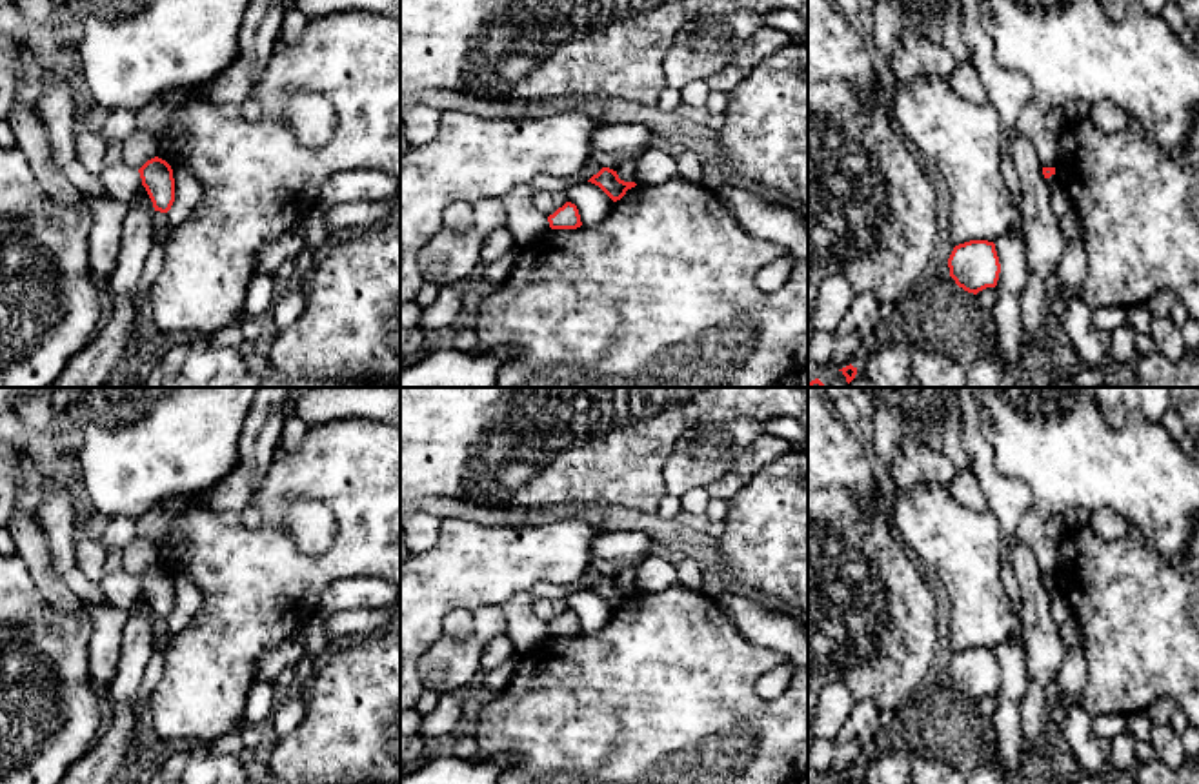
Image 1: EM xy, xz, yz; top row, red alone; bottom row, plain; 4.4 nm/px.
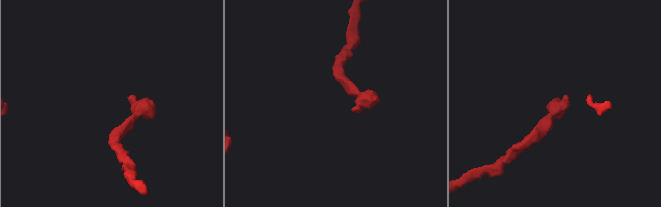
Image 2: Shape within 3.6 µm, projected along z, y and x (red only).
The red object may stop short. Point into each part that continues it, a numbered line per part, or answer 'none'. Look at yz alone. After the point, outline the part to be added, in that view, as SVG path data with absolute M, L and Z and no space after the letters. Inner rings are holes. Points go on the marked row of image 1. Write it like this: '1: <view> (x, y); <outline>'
none

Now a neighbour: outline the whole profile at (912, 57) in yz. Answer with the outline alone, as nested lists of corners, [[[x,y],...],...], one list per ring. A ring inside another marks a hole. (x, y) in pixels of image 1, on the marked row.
[[[902,33],[897,38],[886,62],[899,82],[910,82],[917,76],[950,80],[957,67],[957,60],[944,47],[913,33]]]

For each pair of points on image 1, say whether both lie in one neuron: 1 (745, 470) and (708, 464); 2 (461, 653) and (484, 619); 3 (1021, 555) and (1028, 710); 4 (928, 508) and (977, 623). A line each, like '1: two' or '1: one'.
1: two
2: one
3: one
4: one

